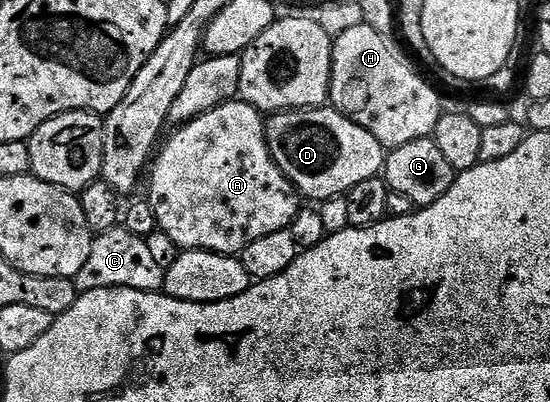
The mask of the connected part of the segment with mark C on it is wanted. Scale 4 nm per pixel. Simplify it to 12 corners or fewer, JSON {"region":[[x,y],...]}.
{"region":[[114,228],[94,237],[75,281],[157,292],[166,267],[146,239]]}

